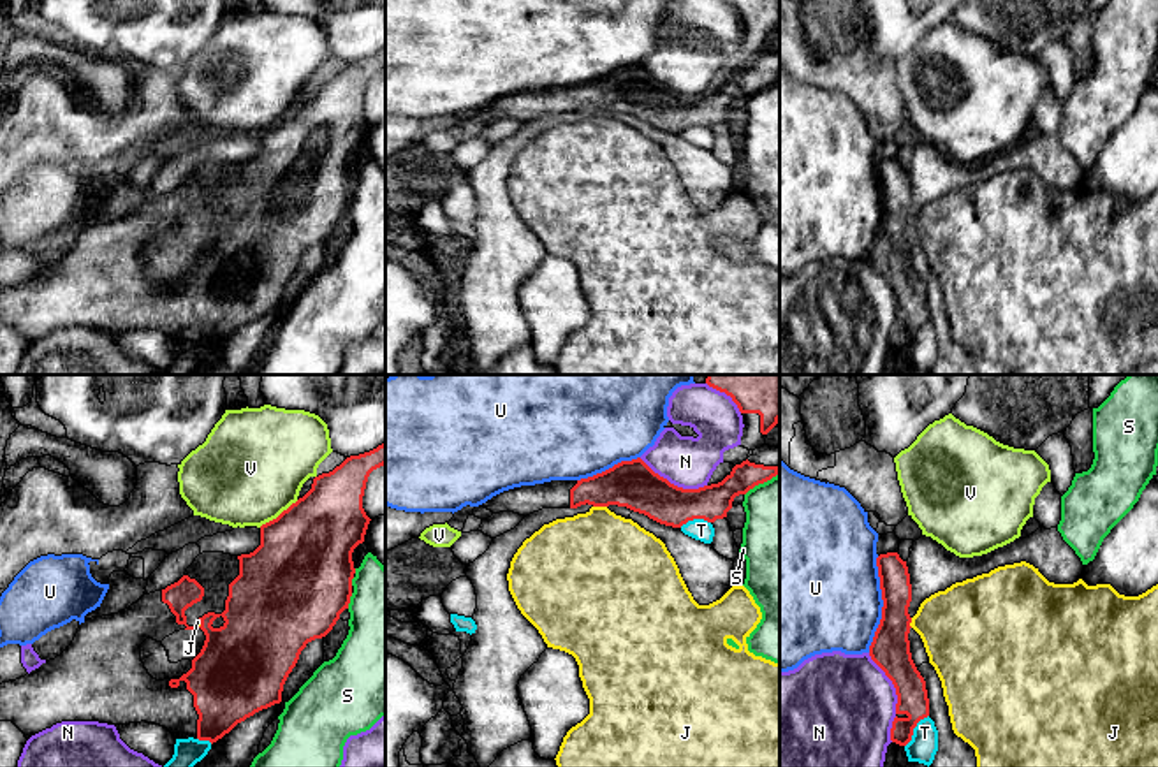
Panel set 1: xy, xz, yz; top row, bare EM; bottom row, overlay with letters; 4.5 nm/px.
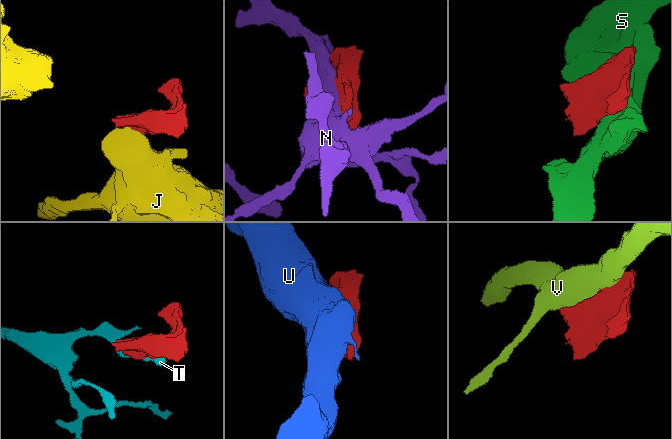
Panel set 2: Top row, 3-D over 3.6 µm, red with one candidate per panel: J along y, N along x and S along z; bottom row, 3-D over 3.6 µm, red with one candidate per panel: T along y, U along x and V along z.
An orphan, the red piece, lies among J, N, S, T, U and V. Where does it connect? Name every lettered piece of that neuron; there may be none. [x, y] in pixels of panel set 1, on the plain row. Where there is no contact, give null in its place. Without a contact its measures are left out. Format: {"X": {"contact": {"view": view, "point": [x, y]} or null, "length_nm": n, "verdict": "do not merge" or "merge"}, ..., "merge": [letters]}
{"J": {"contact": {"view": "xz", "point": [600, 111]}, "length_nm": 60, "verdict": "do not merge"}, "N": {"contact": {"view": "xz", "point": [673, 90]}, "length_nm": 340, "verdict": "do not merge"}, "S": {"contact": {"view": "xy", "point": [349, 206]}, "length_nm": 80, "verdict": "do not merge"}, "T": {"contact": {"view": "yz", "point": [912, 336]}, "length_nm": 190, "verdict": "do not merge"}, "U": {"contact": {"view": "yz", "point": [884, 210]}, "length_nm": 440, "verdict": "do not merge"}, "V": {"contact": {"view": "xy", "point": [280, 120]}, "length_nm": 220, "verdict": "do not merge"}, "merge": []}

